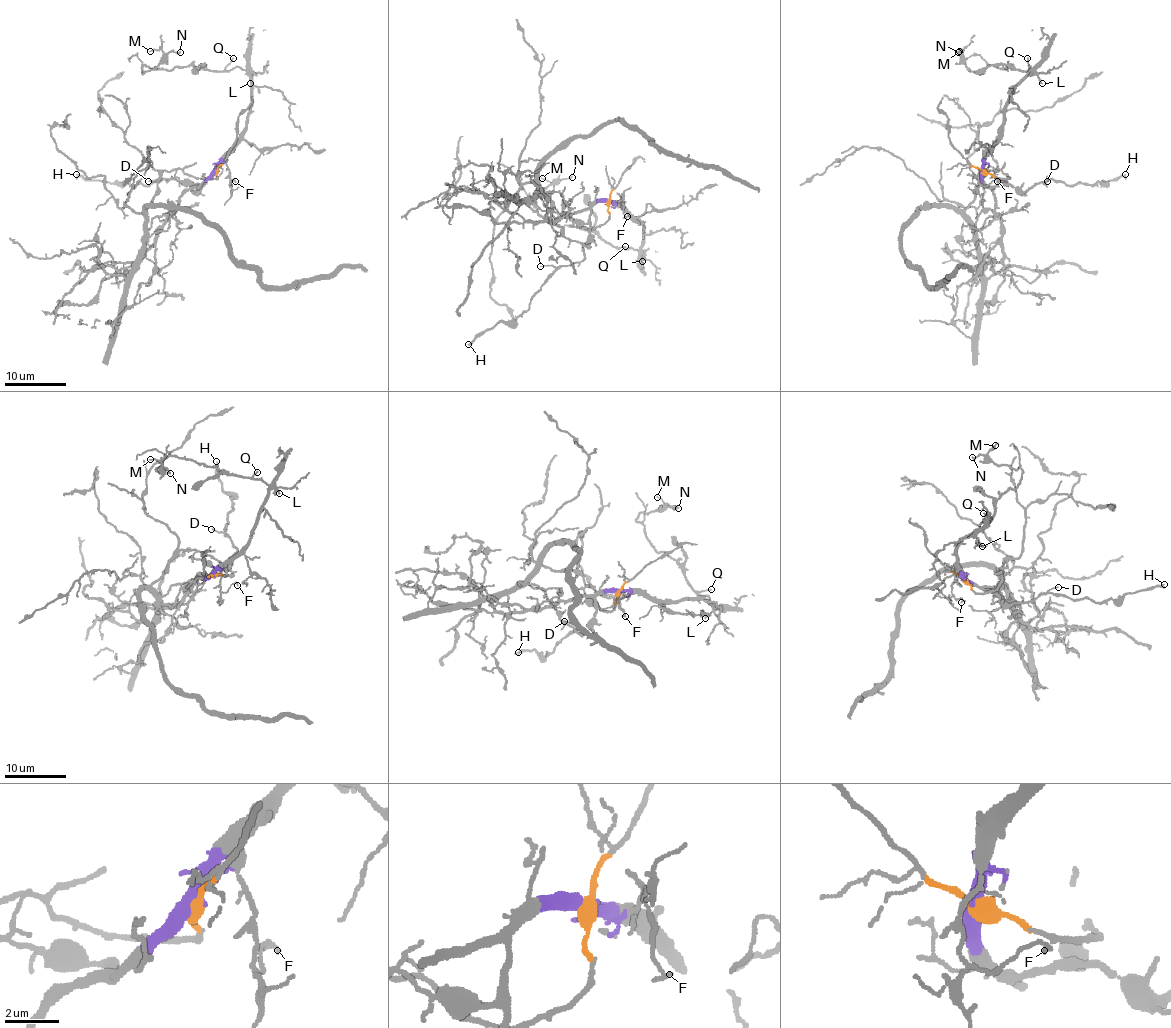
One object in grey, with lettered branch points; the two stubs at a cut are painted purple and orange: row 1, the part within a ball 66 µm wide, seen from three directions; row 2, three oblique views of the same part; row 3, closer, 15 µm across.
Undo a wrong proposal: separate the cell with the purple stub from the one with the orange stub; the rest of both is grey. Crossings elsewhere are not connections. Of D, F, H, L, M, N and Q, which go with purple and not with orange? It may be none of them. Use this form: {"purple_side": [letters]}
{"purple_side": ["D", "F", "H", "L", "M", "N", "Q"]}

